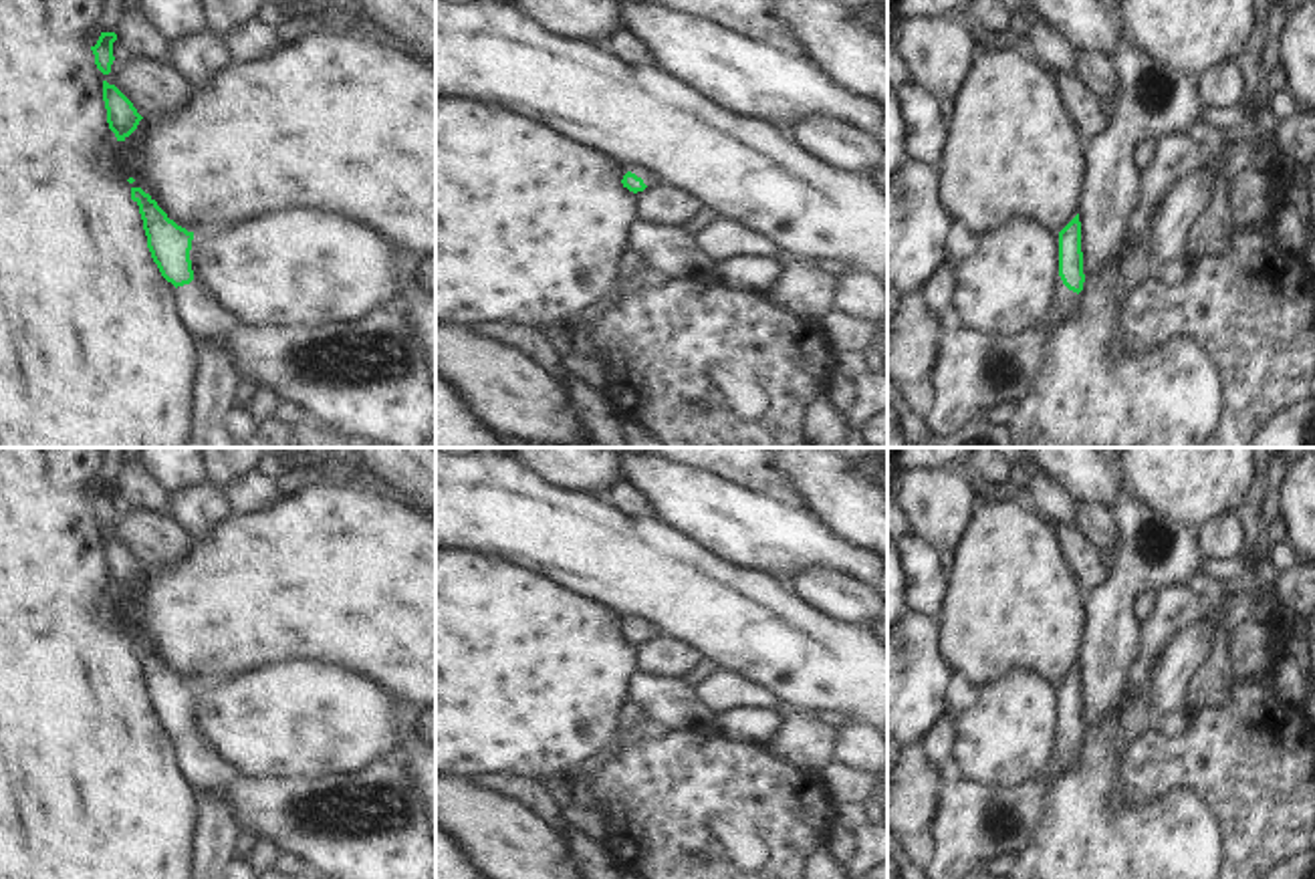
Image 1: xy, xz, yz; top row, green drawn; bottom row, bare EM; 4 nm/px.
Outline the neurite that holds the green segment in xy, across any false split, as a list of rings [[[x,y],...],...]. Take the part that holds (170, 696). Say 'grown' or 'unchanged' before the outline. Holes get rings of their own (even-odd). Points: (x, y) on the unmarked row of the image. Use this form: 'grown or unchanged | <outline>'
grown | [[[131,639],[131,651],[139,657],[153,714],[175,738],[177,770],[190,794],[196,800],[224,800],[238,837],[252,835],[256,843],[268,843],[280,857],[303,861],[321,879],[436,879],[436,851],[422,800],[393,758],[311,780],[248,780],[192,736],[194,683],[169,671],[141,639]]]

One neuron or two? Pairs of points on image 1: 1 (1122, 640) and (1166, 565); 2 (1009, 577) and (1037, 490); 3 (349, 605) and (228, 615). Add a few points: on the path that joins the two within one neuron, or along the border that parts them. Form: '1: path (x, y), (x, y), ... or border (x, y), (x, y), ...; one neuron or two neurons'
1: path (1122, 617), (1122, 597), (1144, 575); one neuron
2: border (1033, 509), (1057, 523); two neurons
3: path (319, 605), (259, 605); one neuron

